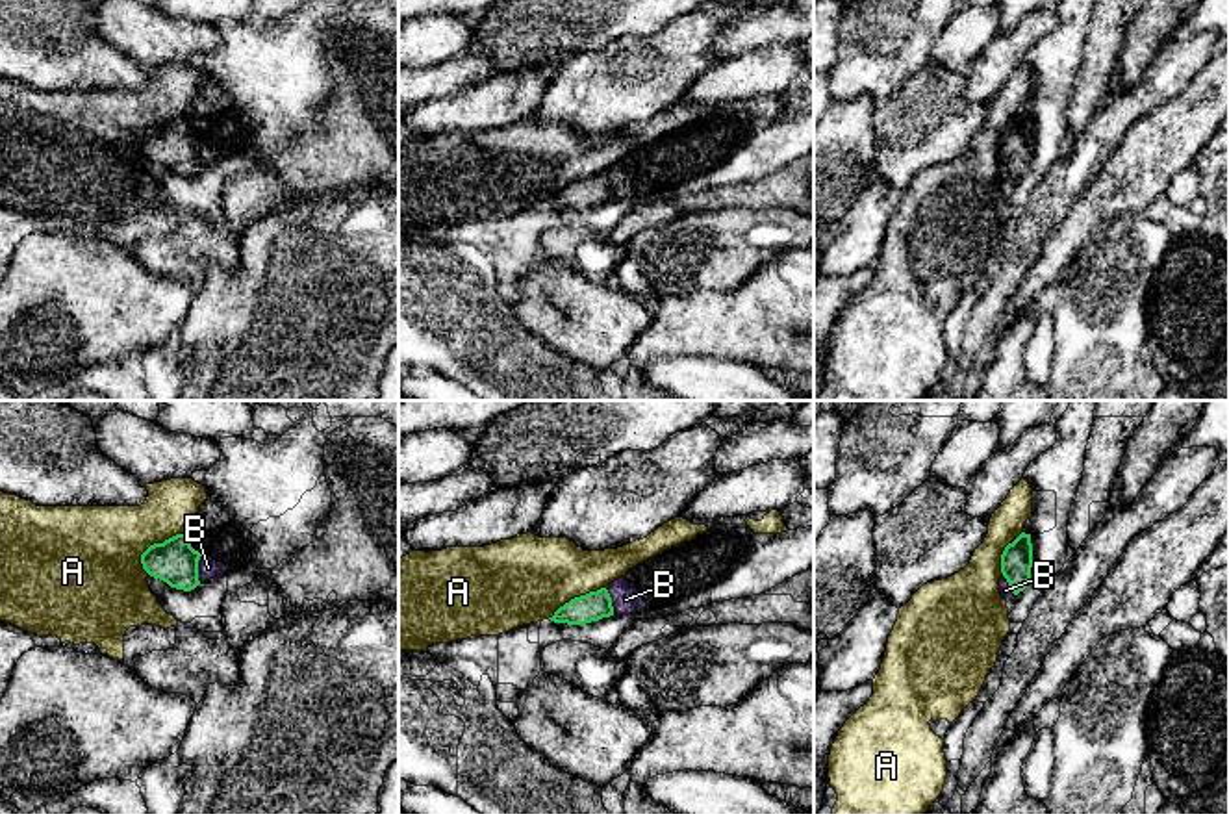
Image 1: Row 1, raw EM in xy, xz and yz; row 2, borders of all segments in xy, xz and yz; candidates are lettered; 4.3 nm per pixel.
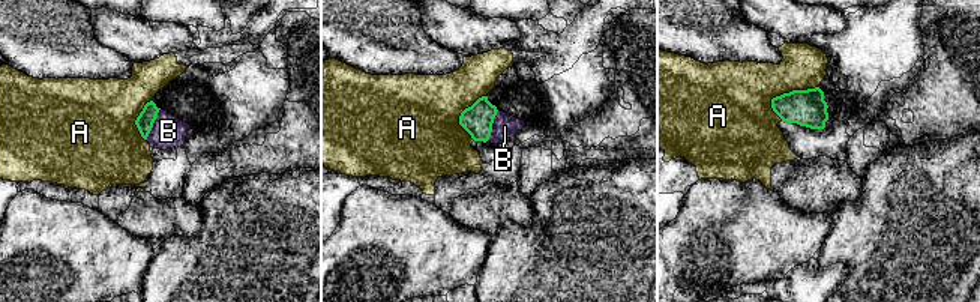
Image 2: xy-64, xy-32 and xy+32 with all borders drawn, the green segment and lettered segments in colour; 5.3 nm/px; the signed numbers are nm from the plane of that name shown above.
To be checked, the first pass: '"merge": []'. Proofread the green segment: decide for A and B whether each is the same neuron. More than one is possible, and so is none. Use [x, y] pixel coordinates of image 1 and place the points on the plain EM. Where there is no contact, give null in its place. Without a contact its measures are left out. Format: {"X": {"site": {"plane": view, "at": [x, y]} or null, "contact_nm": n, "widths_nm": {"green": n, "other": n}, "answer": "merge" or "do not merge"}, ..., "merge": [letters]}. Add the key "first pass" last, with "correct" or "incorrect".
{"A": {"site": {"plane": "xy", "at": [158, 128]}, "contact_nm": 260, "widths_nm": {"green": 190, "other": 360}, "answer": "do not merge"}, "B": {"site": {"plane": "xy", "at": [197, 152]}, "contact_nm": 120, "widths_nm": {"green": 190, "other": 90}, "answer": "merge"}, "merge": ["B"], "first pass": "incorrect"}

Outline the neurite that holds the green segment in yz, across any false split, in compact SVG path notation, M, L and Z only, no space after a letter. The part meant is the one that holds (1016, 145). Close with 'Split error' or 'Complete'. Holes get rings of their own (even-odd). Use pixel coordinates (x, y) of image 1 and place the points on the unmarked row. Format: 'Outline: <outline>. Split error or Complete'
Outline: M1021 117L1001 139L999 178L1008 187L1023 176L1031 165L1033 128L1031 119Z. Split error

